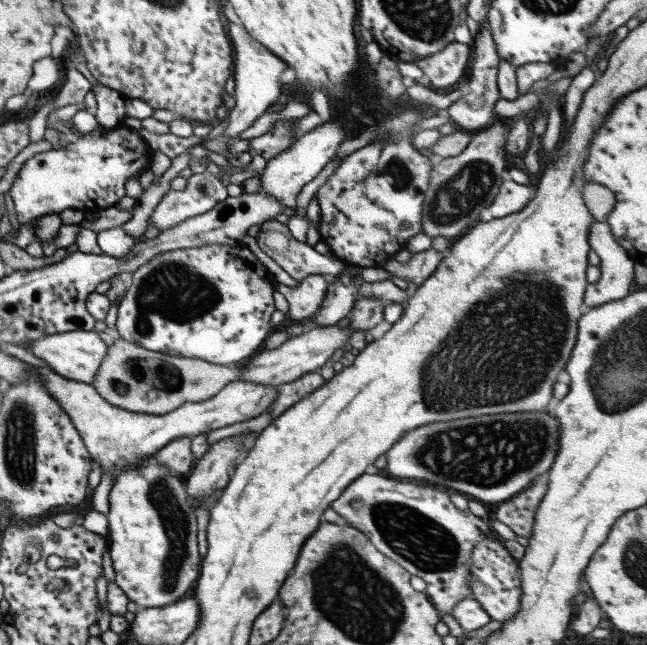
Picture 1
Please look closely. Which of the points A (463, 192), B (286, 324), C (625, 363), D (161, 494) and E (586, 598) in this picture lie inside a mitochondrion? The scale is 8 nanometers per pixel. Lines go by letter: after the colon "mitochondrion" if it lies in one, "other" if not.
A: mitochondrion
B: other
C: mitochondrion
D: mitochondrion
E: other

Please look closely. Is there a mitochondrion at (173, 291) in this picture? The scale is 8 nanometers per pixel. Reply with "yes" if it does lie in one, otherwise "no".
yes

